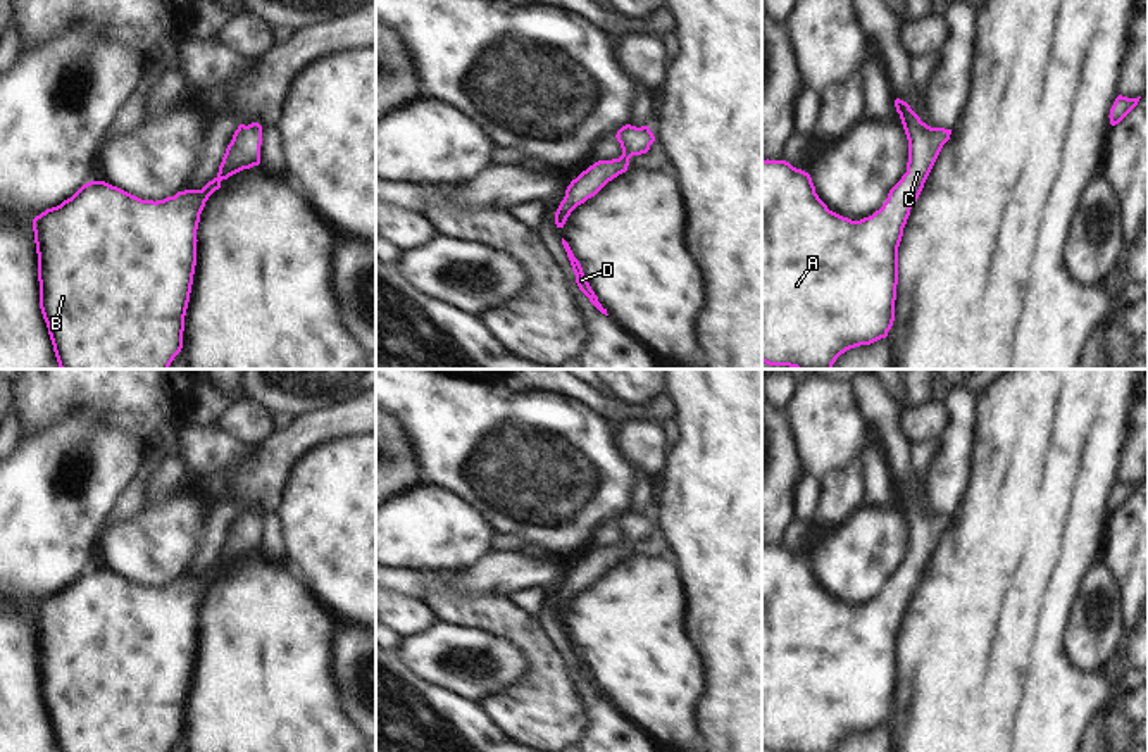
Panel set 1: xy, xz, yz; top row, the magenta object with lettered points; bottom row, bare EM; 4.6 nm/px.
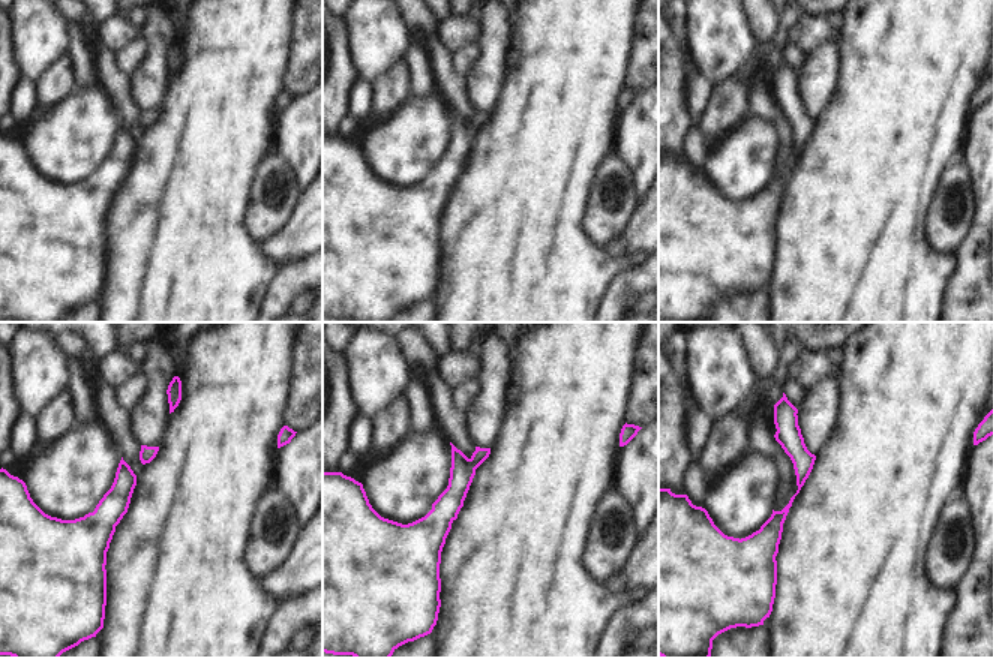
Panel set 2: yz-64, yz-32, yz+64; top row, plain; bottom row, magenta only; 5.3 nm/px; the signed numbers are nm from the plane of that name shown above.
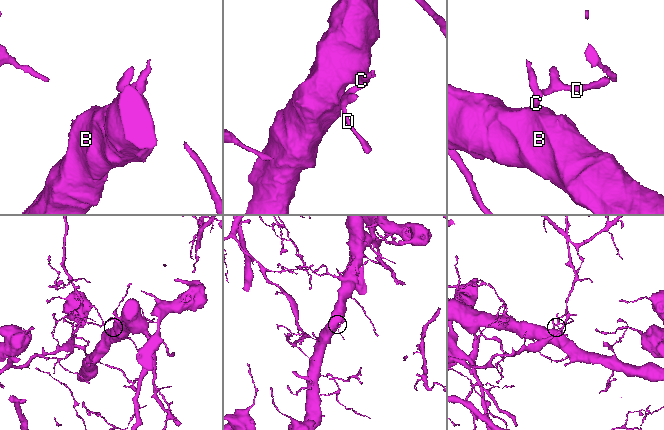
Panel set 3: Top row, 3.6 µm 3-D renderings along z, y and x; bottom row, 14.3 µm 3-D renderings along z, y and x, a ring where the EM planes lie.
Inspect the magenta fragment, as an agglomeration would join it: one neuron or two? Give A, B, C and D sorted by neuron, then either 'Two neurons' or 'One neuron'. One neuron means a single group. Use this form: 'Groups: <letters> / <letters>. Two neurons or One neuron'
Groups: A B C D. One neuron

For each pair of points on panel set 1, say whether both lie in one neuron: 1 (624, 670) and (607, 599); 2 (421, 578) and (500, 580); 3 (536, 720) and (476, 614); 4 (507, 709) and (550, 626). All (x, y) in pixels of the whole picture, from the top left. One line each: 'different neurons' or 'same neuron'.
1: same neuron
2: same neuron
3: same neuron
4: different neurons

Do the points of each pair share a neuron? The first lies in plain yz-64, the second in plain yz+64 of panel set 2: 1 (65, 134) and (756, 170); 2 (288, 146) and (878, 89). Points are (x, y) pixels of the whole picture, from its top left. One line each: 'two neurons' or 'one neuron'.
1: one neuron
2: two neurons

